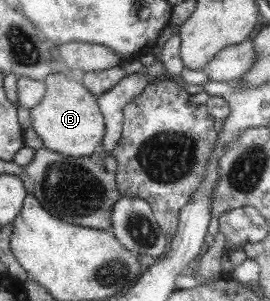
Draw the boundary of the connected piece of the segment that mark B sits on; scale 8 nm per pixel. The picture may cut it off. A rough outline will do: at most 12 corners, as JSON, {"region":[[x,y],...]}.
{"region":[[48,74],[30,127],[46,149],[90,157],[106,127],[94,97]]}

